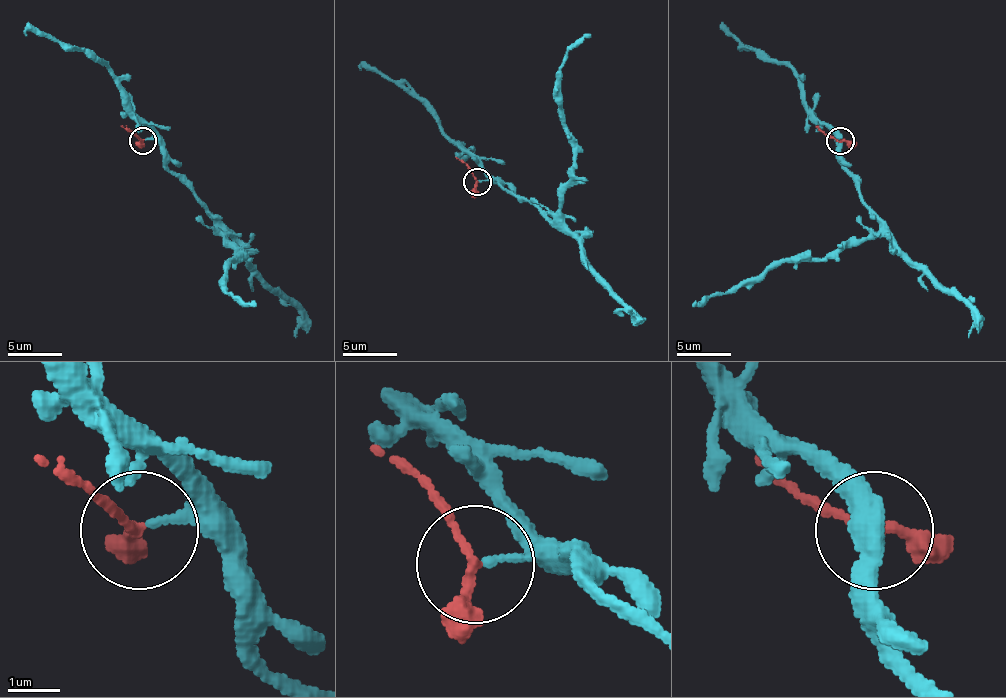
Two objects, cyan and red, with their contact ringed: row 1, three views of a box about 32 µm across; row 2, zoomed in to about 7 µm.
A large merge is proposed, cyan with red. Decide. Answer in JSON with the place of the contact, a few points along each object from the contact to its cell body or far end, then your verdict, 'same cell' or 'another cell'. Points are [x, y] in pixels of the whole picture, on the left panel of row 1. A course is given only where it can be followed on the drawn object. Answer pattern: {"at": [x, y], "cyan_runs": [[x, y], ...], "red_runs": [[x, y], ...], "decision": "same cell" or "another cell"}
{"at": [142, 141], "cyan_runs": [[143, 140], [159, 145], [162, 162], [222, 230], [239, 257], [230, 263], [225, 276], [225, 290], [255, 306]], "red_runs": [[143, 140], [121, 126]], "decision": "another cell"}

